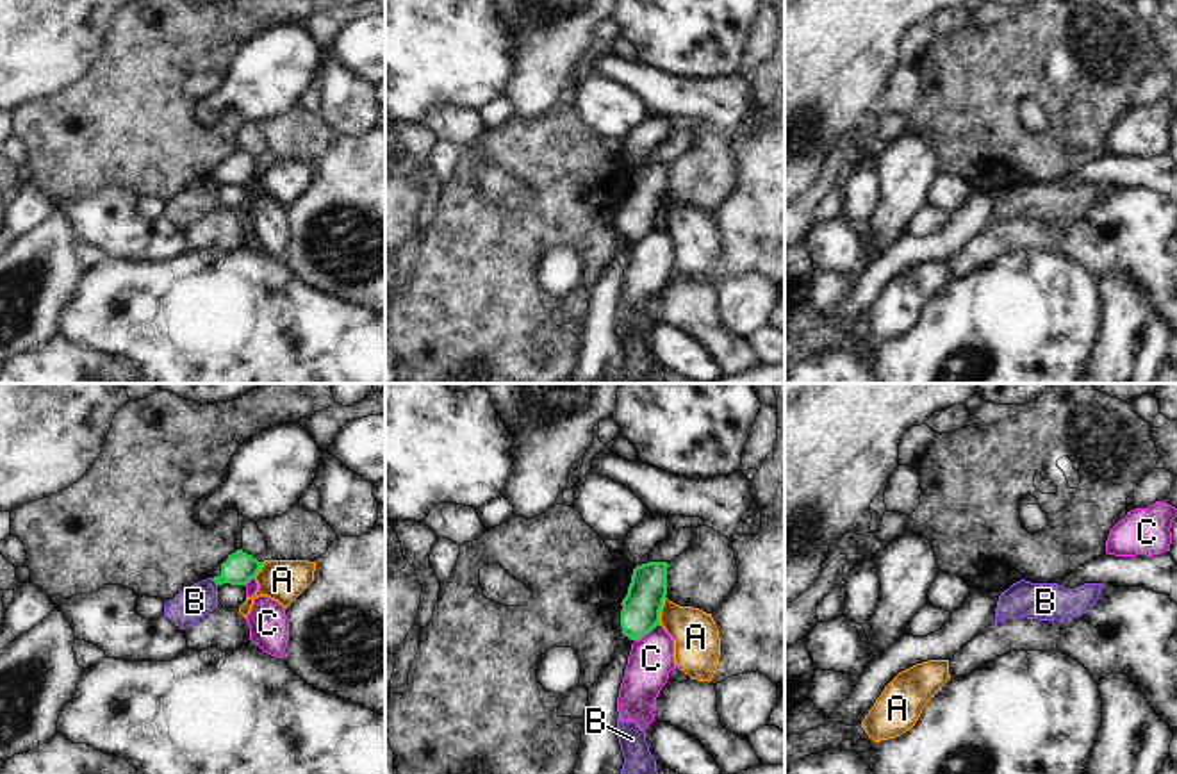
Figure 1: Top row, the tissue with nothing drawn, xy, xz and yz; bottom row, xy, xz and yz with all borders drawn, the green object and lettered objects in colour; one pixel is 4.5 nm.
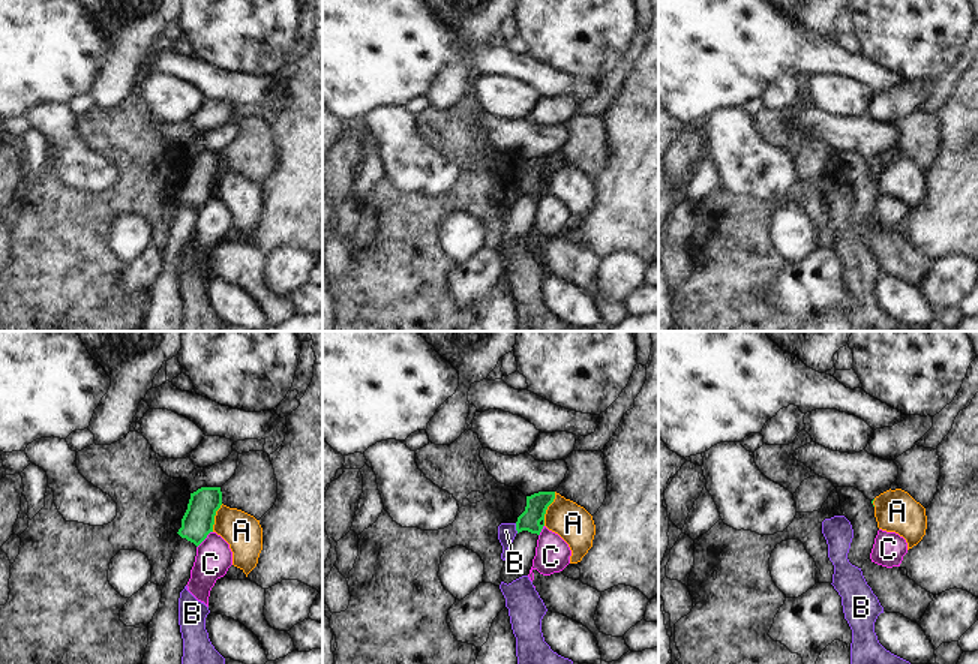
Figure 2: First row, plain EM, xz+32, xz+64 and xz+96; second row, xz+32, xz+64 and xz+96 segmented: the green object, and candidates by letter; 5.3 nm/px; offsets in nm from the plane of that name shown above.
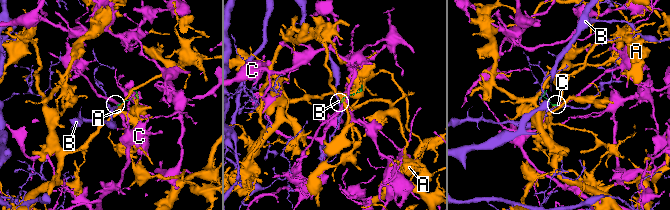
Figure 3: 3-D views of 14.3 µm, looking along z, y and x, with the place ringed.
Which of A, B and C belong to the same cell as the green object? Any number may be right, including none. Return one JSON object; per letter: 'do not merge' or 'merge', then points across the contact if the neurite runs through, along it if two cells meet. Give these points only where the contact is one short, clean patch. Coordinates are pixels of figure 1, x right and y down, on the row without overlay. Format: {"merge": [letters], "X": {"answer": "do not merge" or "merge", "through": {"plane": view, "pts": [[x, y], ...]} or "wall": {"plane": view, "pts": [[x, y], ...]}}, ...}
{"merge": [], "A": {"answer": "do not merge", "wall": {"plane": "xz", "pts": [[666, 198], [658, 223]]}}, "B": {"answer": "do not merge", "wall": {"plane": "xy", "pts": [[211, 179], [218, 184]]}}, "C": {"answer": "do not merge", "wall": {"plane": "xz", "pts": [[658, 223], [635, 241]]}}}

